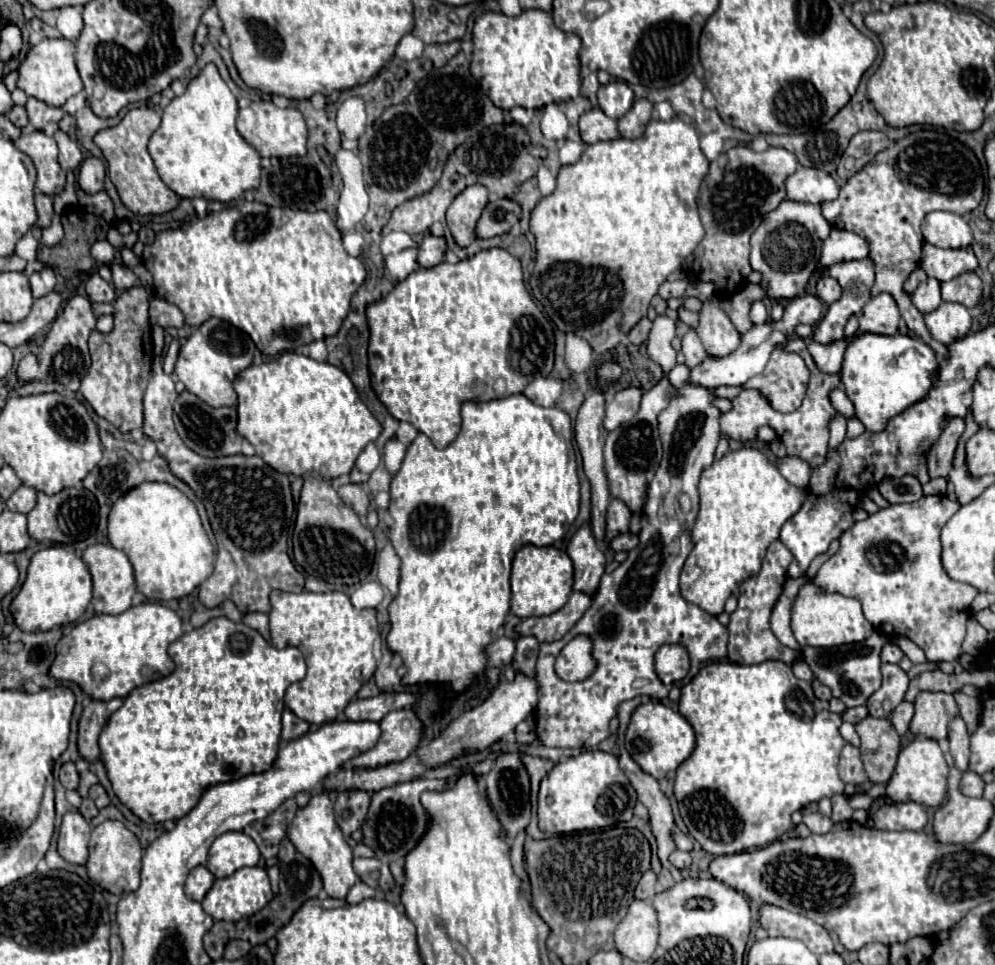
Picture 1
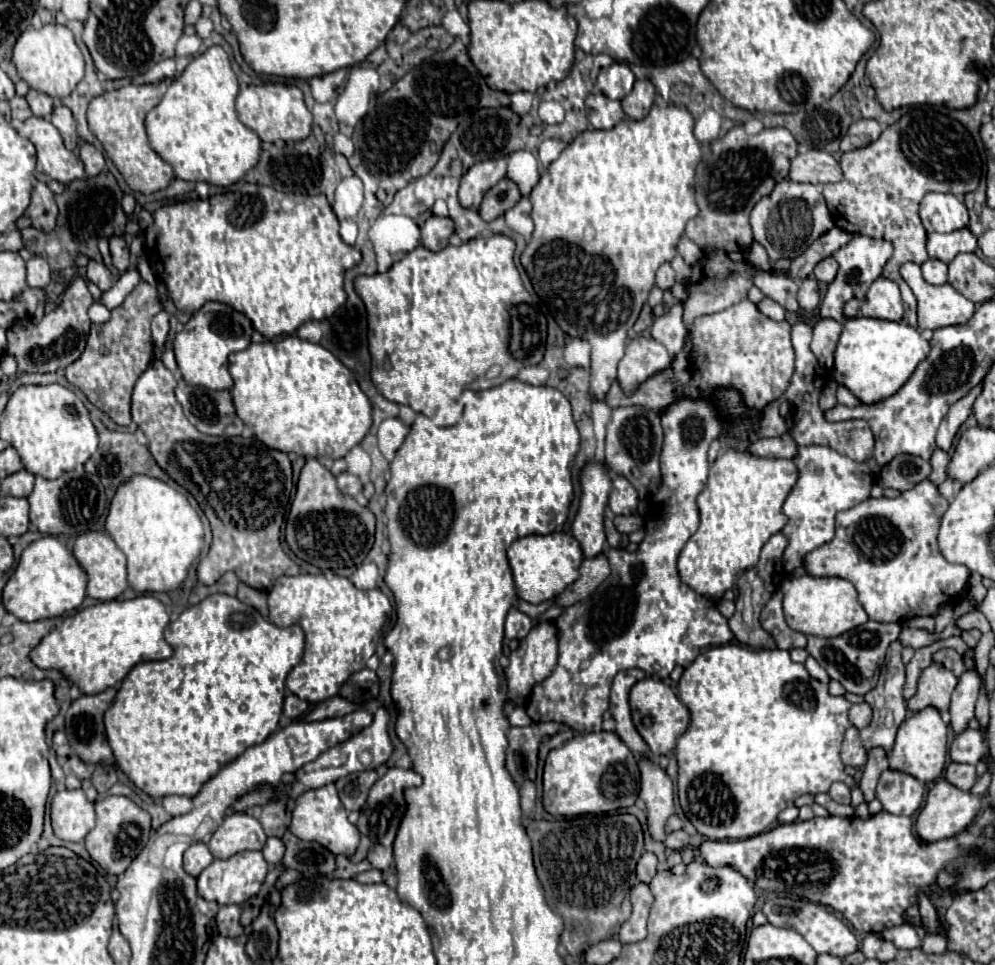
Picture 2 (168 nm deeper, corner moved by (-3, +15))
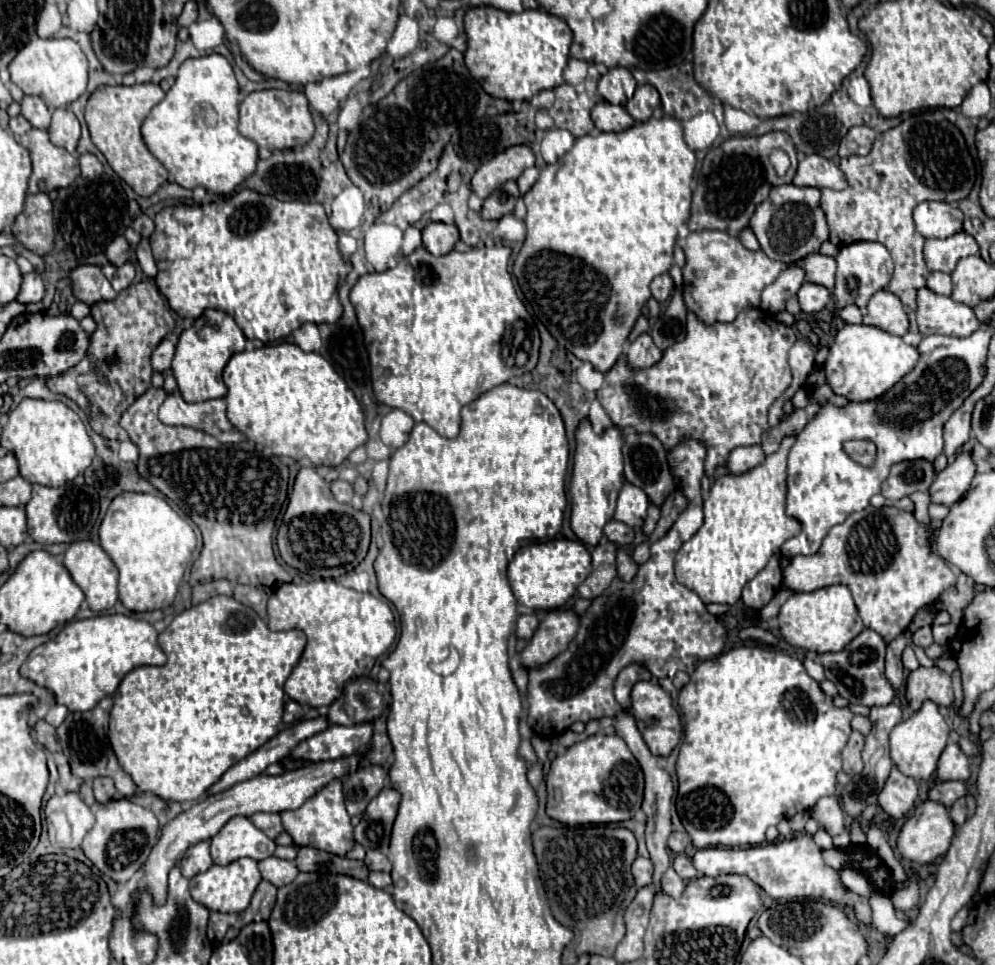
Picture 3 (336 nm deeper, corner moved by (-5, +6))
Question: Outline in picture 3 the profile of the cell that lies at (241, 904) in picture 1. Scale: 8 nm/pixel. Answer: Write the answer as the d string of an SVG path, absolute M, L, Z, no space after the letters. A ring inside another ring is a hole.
M240 858L230 862L228 866L210 866L206 872L196 874L194 878L190 878L190 894L192 898L206 906L208 910L216 910L216 912L242 912L246 910L246 906L250 904L250 898L258 886L258 882L262 880L260 872L258 872L258 862L252 858Z

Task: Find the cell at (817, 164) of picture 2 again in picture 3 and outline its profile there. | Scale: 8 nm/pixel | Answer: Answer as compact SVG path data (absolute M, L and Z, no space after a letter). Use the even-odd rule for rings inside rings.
M810 154L798 164L794 184L814 186L814 188L832 188L832 190L844 190L848 186L844 172L832 160L818 154Z

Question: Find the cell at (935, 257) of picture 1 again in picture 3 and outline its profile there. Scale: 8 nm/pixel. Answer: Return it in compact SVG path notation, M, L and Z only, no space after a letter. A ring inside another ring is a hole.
M956 232L954 236L944 240L930 238L924 244L924 258L926 258L928 270L940 270L946 274L950 274L956 268L960 258L966 258L972 254L978 254L978 244L966 232Z

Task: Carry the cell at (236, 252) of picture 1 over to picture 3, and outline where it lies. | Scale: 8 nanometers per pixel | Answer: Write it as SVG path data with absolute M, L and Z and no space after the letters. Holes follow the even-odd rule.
M240 190L236 194L232 194L230 198L226 198L224 202L208 202L208 204L200 204L200 206L186 206L186 204L176 204L176 206L166 206L164 210L160 210L154 218L156 222L156 230L150 236L150 244L152 244L152 254L156 260L156 286L158 290L168 298L170 308L184 316L184 318L198 318L204 310L214 308L214 310L224 310L226 314L230 314L236 324L242 328L244 336L248 340L260 340L264 344L276 342L280 338L290 336L298 326L302 326L304 322L336 322L342 316L342 304L338 300L338 280L340 280L340 272L344 272L344 276L350 272L350 266L344 262L344 258L338 252L338 236L334 232L334 228L328 224L326 212L320 204L310 204L310 202L280 202L274 196L262 196L254 190Z

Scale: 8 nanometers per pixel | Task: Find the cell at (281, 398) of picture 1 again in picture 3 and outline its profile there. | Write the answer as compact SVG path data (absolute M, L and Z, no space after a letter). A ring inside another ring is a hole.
M290 342L266 344L250 352L244 350L228 360L222 380L228 388L224 398L228 406L226 416L230 418L232 426L248 440L272 446L276 456L290 456L294 460L306 456L314 466L338 466L354 448L368 440L360 402L346 386L344 378L338 376L330 362L324 360L318 352L302 352L296 344Z

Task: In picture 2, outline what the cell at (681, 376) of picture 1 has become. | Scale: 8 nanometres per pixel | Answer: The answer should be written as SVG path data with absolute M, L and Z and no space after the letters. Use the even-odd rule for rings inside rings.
M678 303L670 311L666 311L666 315L658 317L654 321L654 325L652 325L654 327L654 331L652 331L654 339L668 349L672 361L676 359L676 355L683 349L684 341L688 337L686 327L684 327L683 312L683 304Z

